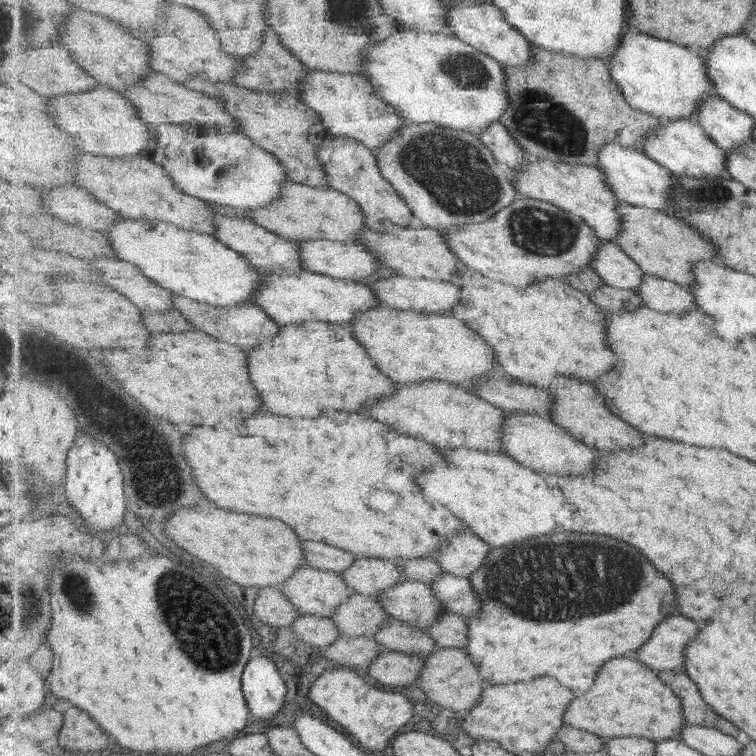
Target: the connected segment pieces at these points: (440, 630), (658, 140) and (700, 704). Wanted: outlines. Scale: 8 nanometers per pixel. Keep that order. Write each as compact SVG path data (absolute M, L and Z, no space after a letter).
M445 611L431 628L421 630L421 632L431 636L435 640L438 649L462 649L469 643L469 623L469 618L466 615L458 615L451 611Z
M663 120L662 126L650 132L644 138L644 146L640 149L664 167L672 170L677 176L687 175L693 178L729 178L726 167L728 152L723 150L697 120Z
M673 670L658 671L658 675L682 698L684 714L691 725L716 728L725 734L741 737L743 730L722 714L719 714L705 699L699 686L686 673Z

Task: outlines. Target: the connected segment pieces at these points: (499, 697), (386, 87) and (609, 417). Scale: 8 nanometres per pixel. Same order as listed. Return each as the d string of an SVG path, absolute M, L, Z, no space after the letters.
M535 678L533 682L527 682L527 686L525 682L505 686L488 684L481 702L473 710L465 712L463 732L476 741L496 741L512 753L528 750L540 754L549 748L567 725L563 716L573 700L575 692L555 678Z
M401 24L400 31L387 40L370 44L361 75L370 78L376 93L400 110L410 123L433 123L450 129L465 130L480 136L510 108L505 65L471 46L450 32L423 32Z
M561 378L557 382L557 388L553 390L554 405L550 412L551 420L561 427L565 427L574 437L581 439L584 443L605 450L627 450L627 448L637 448L645 444L645 434L633 428L629 422L621 420L617 414L613 414L605 398L601 396L599 390L595 390L595 400L593 400L593 384L581 382L581 380L571 380L571 378Z

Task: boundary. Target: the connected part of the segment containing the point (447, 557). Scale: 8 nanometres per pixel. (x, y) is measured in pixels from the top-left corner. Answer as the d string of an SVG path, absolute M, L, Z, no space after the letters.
M465 532L448 538L433 558L445 572L471 578L485 564L490 552L491 546L485 540Z

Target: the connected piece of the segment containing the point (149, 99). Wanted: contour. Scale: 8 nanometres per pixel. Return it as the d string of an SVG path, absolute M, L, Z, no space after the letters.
M151 73L134 86L121 90L132 100L140 117L149 124L169 124L169 126L187 126L193 134L232 134L239 133L240 120L227 112L225 103L216 97L186 88L171 77L161 73Z

